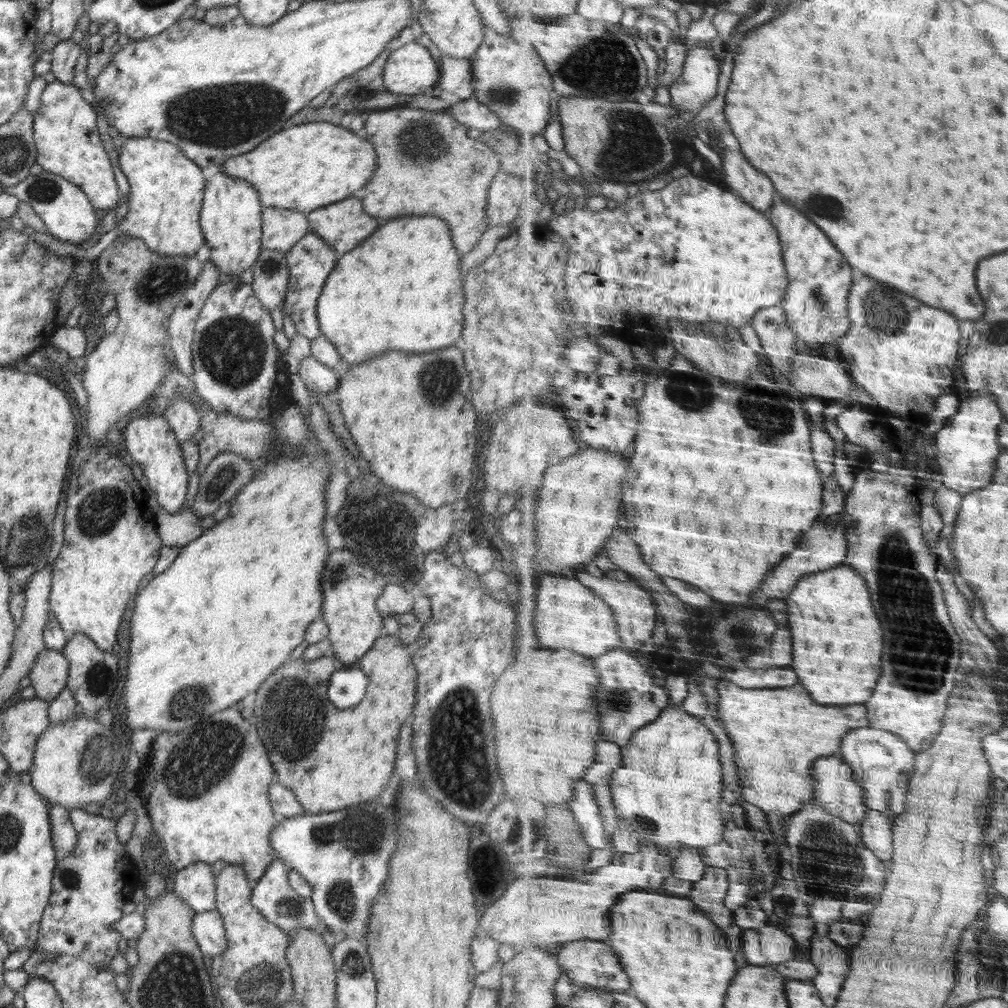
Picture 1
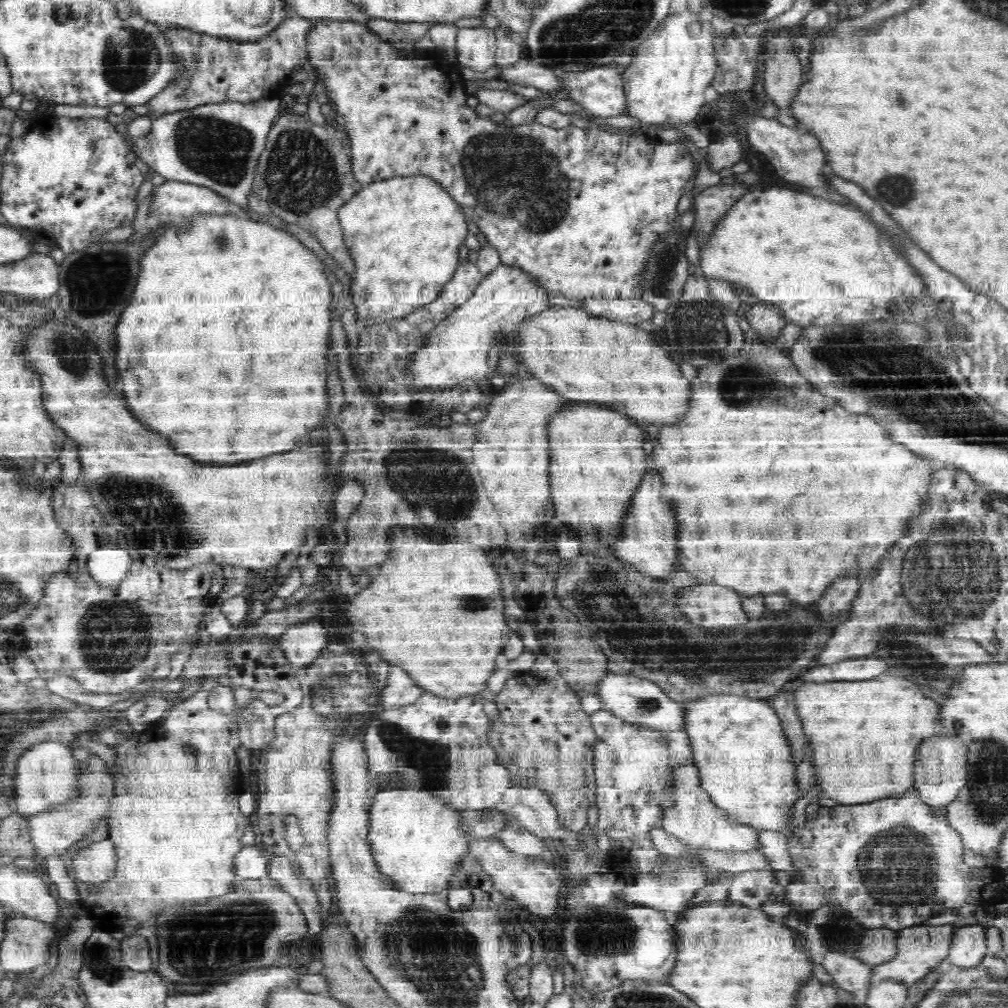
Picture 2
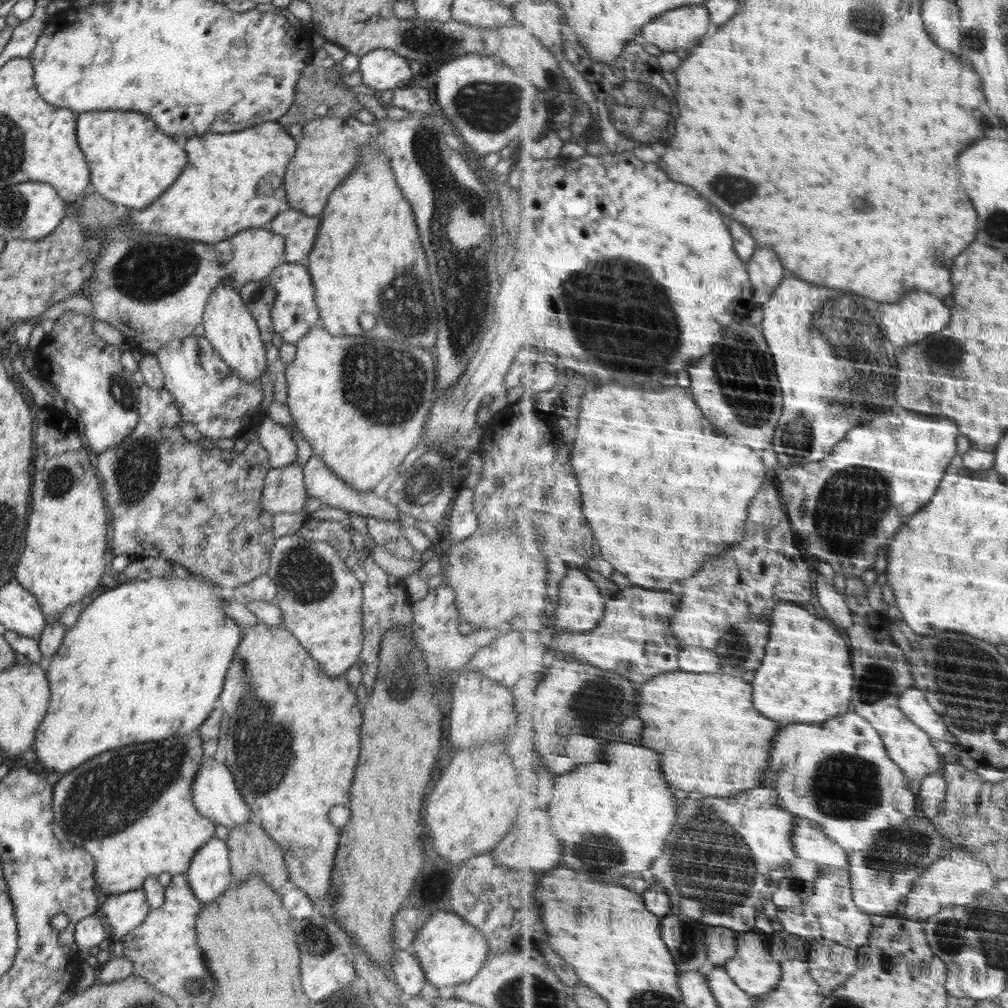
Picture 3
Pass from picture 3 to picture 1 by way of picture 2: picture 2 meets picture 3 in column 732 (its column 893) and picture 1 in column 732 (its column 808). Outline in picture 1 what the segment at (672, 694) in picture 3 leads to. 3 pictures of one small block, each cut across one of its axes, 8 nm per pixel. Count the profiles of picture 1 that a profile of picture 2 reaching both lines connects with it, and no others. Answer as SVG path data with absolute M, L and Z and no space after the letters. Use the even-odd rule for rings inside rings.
M722 679L718 686L717 712L738 752L739 795L766 813L779 810L785 818L814 801L816 760L839 754L844 736L854 728L871 726L866 706L822 706L806 692L802 684L780 690L746 690Z

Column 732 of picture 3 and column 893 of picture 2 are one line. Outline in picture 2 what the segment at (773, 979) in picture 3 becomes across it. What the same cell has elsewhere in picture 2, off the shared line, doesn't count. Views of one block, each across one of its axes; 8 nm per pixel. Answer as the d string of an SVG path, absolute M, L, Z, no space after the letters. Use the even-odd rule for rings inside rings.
M956 921L940 926L914 924L907 929L902 929L899 932L898 954L890 962L875 966L875 978L877 980L899 978L901 982L913 984L927 977L938 966L945 968L956 938L956 931L959 931L959 928L960 924Z

